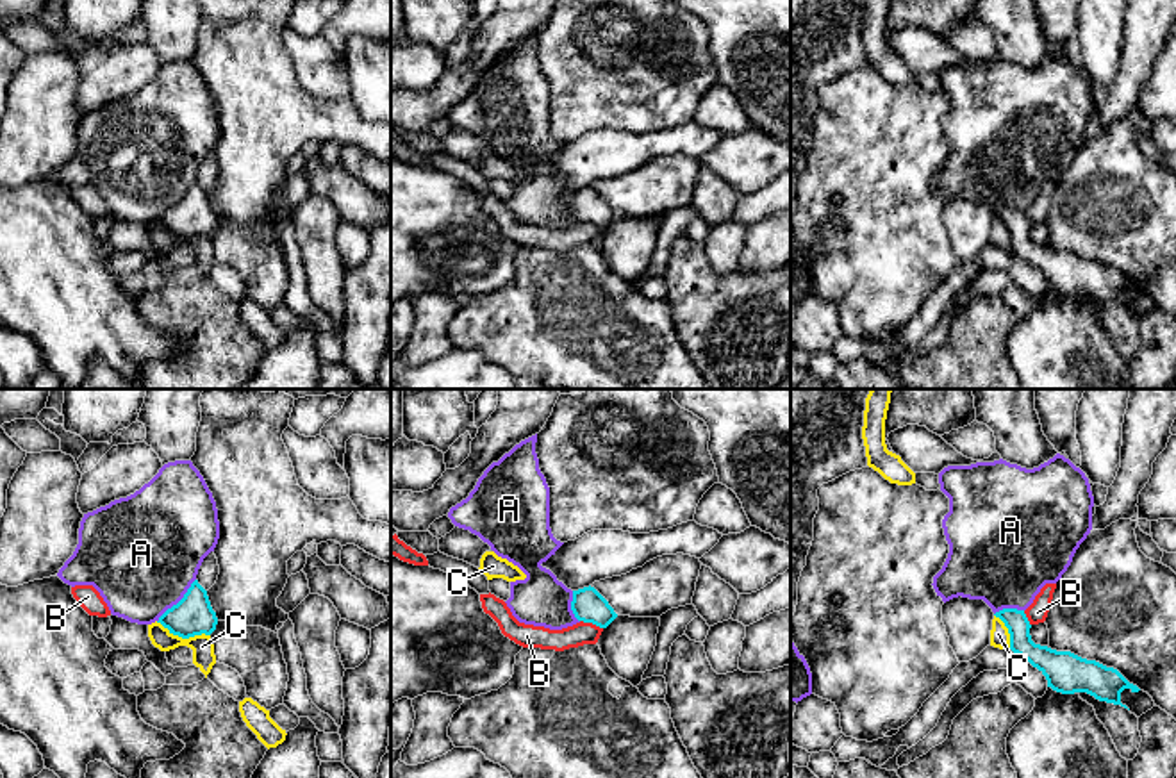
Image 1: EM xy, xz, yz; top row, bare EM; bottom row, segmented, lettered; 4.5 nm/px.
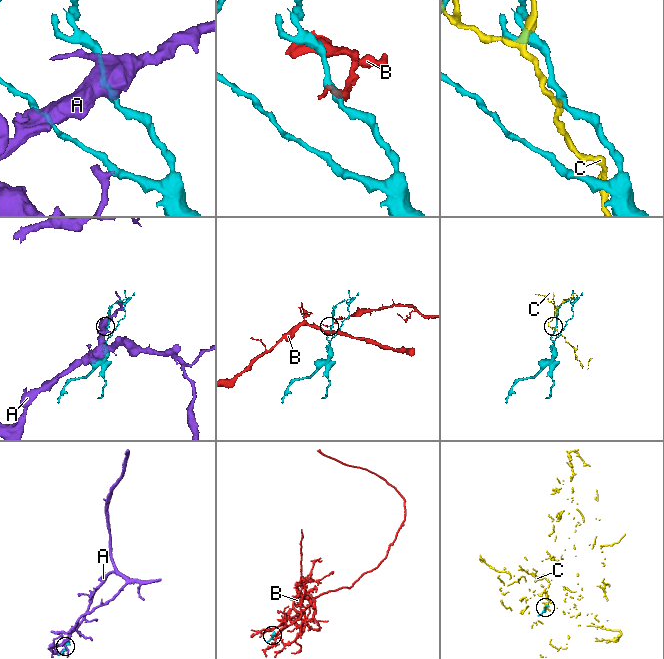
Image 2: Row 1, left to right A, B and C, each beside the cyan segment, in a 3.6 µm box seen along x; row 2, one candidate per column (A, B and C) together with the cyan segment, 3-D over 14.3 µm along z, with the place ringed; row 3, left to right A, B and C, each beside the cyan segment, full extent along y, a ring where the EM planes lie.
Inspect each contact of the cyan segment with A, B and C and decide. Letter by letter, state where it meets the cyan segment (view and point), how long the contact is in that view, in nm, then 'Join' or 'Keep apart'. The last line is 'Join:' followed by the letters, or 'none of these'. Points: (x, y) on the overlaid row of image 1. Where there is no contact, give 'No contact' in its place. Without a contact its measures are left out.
A: Touches cyan at xy (179, 602). Shared border 260 nm. Keep apart
B: Touches cyan at xz (591, 621). Shared border 110 nm. Keep apart
C: Touches cyan at xy (182, 637). Shared border 260 nm. Keep apart
Join: none of these

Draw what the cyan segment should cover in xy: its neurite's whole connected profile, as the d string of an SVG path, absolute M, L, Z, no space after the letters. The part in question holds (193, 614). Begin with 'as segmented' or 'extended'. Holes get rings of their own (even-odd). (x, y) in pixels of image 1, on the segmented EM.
as segmented | M195 580L184 598L168 608L157 623L170 633L189 639L202 633L211 635L216 630L218 617L207 591Z

